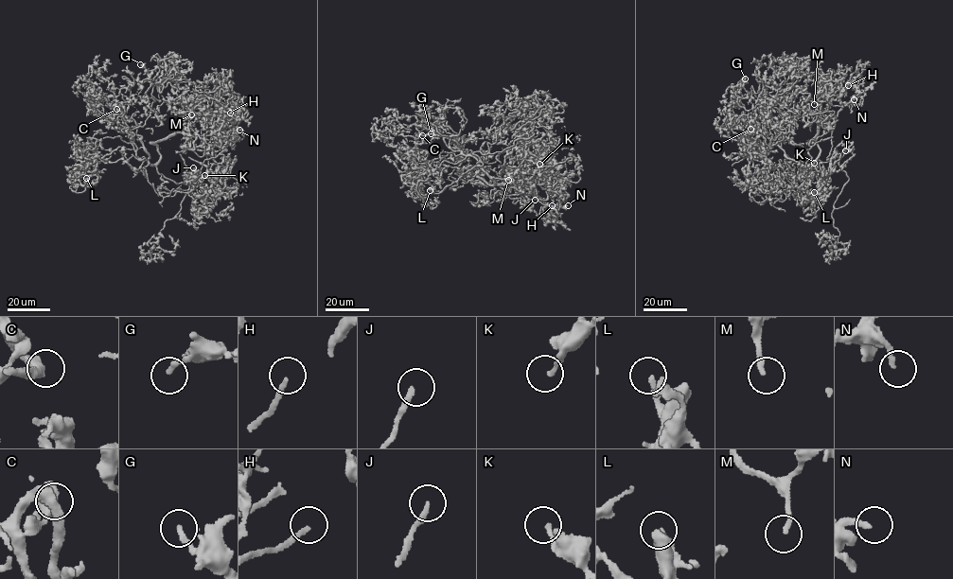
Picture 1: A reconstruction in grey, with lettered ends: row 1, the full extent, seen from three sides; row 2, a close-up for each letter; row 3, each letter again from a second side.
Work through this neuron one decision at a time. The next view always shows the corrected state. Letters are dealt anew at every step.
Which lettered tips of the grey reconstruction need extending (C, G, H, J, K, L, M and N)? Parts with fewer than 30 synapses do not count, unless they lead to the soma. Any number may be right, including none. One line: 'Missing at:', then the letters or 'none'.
Missing at: H, J, M, N

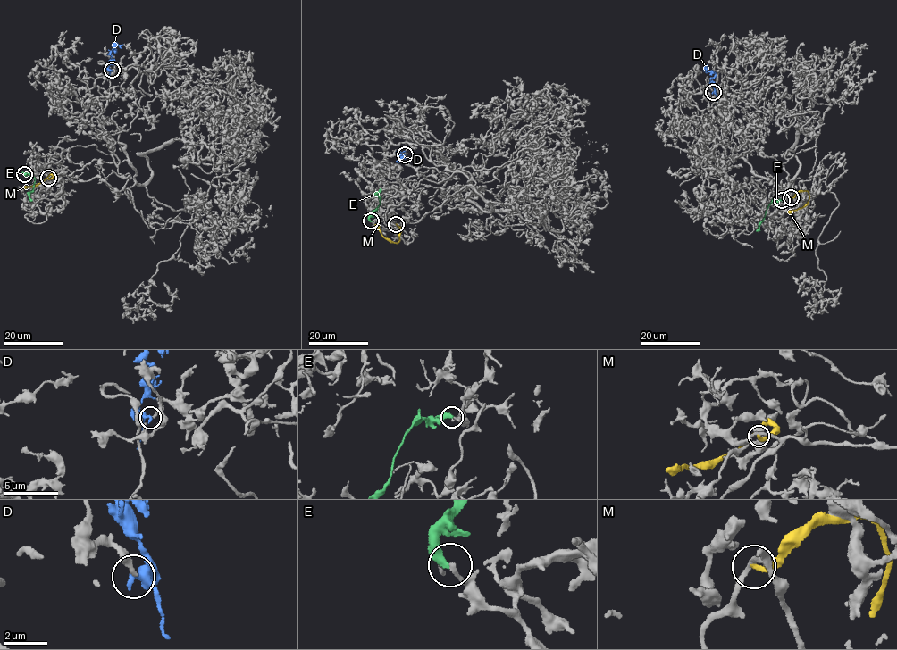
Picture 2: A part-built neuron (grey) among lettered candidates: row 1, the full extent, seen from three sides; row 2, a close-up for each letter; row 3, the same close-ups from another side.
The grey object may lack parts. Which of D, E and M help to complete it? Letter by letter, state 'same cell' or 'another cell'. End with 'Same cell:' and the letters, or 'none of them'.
D: same cell
E: another cell
M: another cell
Same cell: D

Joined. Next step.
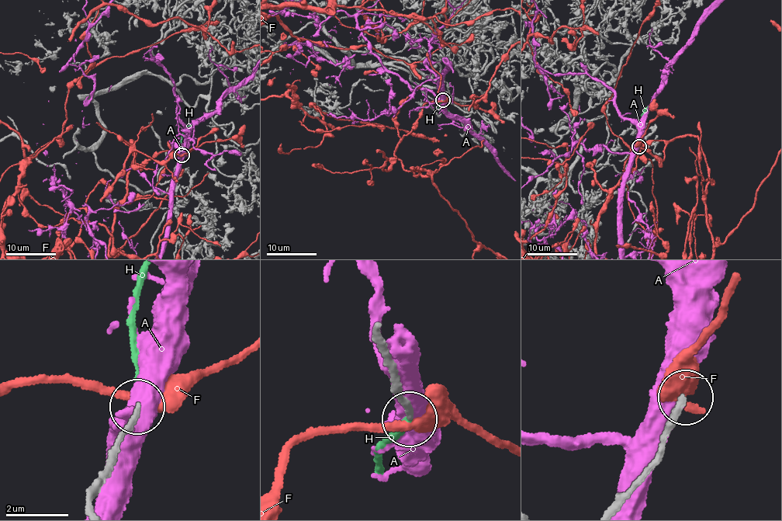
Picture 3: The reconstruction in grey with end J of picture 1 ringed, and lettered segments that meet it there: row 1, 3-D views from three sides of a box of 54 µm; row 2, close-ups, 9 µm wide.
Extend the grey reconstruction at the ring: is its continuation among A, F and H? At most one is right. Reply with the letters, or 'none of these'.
H

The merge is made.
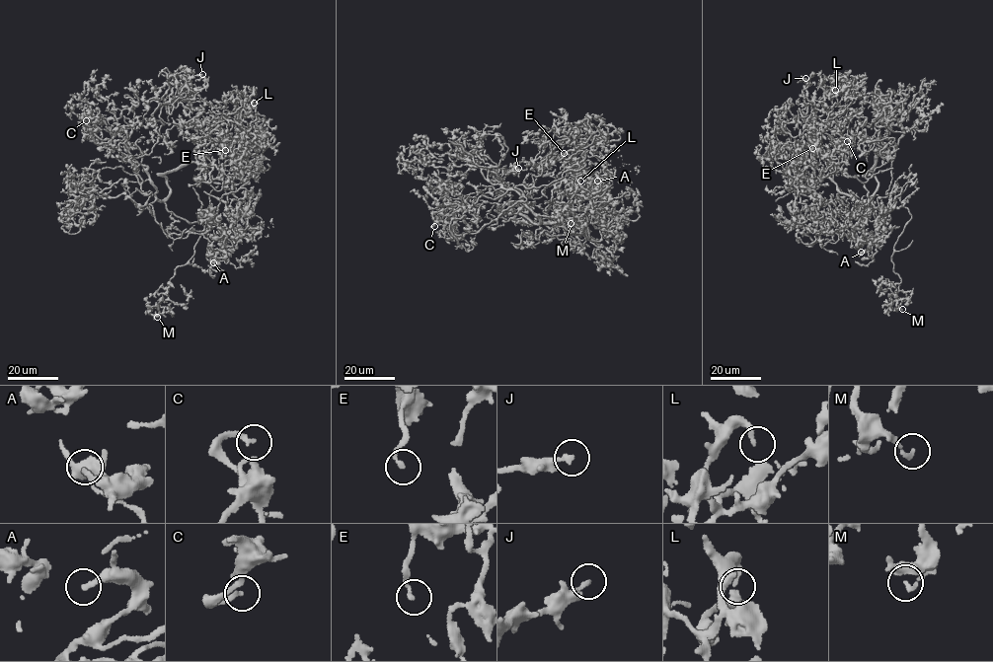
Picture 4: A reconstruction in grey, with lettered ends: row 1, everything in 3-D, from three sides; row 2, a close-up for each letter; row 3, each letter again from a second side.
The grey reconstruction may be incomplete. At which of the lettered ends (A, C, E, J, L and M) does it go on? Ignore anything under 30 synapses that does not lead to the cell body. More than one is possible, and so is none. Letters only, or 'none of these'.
C

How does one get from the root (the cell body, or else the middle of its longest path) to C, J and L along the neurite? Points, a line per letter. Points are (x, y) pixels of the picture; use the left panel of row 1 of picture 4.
C: (205, 139), (206, 120), (236, 156), (168, 171), (160, 200), (139, 139), (107, 145), (86, 120)
J: (205, 139), (216, 124), (194, 124), (183, 139), (200, 113), (173, 106), (202, 74)
L: (205, 139), (221, 124), (228, 125), (230, 120), (249, 130), (256, 118), (246, 115), (245, 110), (254, 103)

